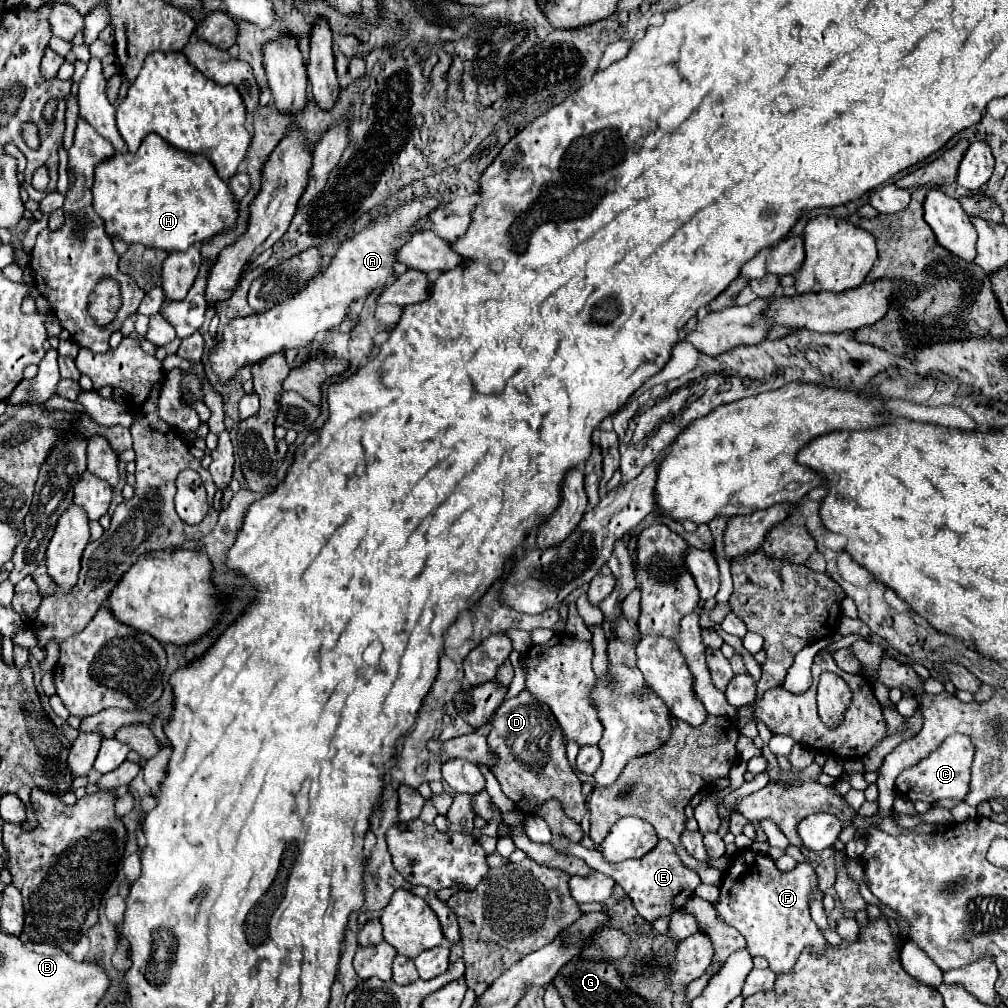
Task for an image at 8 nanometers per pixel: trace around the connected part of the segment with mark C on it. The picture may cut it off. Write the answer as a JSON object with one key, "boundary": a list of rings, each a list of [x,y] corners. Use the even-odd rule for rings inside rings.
{"boundary":[[[950,736],[944,740],[944,744],[932,752],[928,758],[920,760],[916,766],[904,770],[896,778],[896,790],[908,798],[908,800],[924,800],[928,804],[952,798],[952,800],[964,800],[968,794],[970,784],[970,764],[972,764],[972,742],[966,736]]]}

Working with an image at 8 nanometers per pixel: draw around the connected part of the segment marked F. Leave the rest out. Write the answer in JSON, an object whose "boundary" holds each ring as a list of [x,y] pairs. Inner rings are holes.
{"boundary":[[[742,850],[740,854],[734,856],[732,866],[724,874],[724,880],[720,886],[720,900],[716,904],[716,910],[718,910],[718,916],[726,924],[734,926],[746,938],[746,948],[752,956],[764,956],[768,960],[772,972],[784,974],[784,972],[792,970],[792,964],[796,964],[796,960],[806,944],[814,946],[814,952],[824,952],[824,948],[828,944],[824,940],[824,936],[820,934],[820,928],[810,918],[808,894],[814,888],[818,888],[818,880],[816,880],[812,866],[798,864],[792,872],[780,872],[768,856],[754,854],[752,850]]]}

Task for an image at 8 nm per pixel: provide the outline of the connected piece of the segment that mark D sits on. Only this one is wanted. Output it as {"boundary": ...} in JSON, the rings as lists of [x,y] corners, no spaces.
{"boundary":[[[520,692],[518,696],[500,704],[496,714],[492,716],[492,732],[488,734],[490,748],[498,754],[496,768],[492,774],[502,786],[502,792],[516,804],[528,804],[528,808],[536,808],[548,800],[558,800],[564,814],[580,824],[586,814],[586,798],[582,796],[582,782],[572,772],[566,746],[562,740],[560,726],[550,714],[548,706],[540,706],[528,692]]]}

